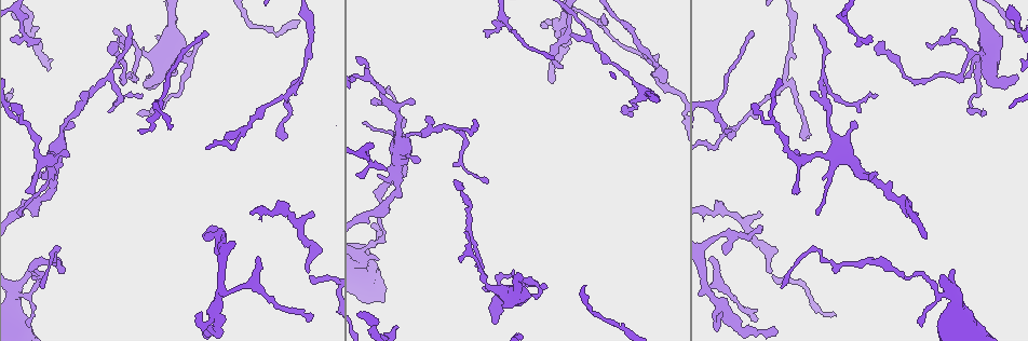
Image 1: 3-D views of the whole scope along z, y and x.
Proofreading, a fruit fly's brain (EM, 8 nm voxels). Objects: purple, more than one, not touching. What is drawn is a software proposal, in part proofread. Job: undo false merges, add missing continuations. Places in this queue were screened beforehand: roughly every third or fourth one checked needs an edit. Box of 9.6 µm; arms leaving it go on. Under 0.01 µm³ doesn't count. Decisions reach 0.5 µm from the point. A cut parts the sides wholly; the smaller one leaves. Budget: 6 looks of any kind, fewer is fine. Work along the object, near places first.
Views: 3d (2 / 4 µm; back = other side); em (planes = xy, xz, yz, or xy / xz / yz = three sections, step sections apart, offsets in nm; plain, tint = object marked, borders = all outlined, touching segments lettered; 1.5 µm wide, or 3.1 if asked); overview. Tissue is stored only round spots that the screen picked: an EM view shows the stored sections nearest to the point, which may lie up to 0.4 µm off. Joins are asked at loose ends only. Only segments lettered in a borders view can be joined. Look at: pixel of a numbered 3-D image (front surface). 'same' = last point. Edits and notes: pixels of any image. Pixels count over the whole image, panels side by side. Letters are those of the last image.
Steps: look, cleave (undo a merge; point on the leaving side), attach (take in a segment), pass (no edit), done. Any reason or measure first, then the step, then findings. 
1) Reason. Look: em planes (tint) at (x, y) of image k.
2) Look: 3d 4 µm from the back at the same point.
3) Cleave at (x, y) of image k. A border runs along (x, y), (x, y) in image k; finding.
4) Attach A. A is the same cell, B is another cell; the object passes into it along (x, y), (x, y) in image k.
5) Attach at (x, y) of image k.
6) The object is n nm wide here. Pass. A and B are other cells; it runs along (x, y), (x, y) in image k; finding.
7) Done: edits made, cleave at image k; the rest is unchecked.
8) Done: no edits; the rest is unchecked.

An open end. Look: 3d 4 µm at (16, 35) of image 1.

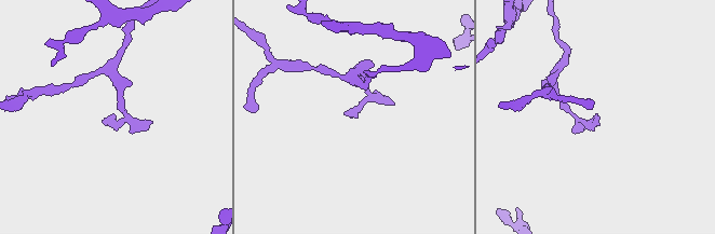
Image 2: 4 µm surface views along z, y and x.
Shape alone is not enough. Look: em planes (tint) at (352, 110) of image 2.

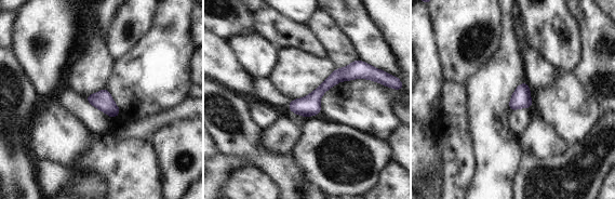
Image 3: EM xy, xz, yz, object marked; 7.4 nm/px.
Look: em planes (borders) at the same point.

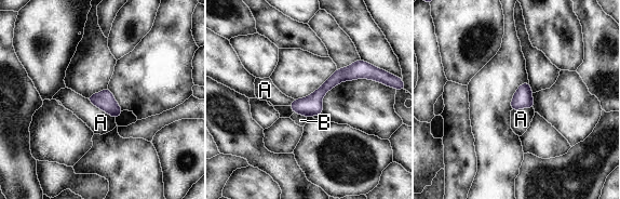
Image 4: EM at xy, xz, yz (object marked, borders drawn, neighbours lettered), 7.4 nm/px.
Attach B. B is the same cell, A is another cell; the object passes into it along (309, 106), (300, 114), (300, 120) in image 4; the cell continues.

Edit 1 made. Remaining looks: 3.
Branch stops here. Look: 3d 4 µm at (142, 130) of image 1.

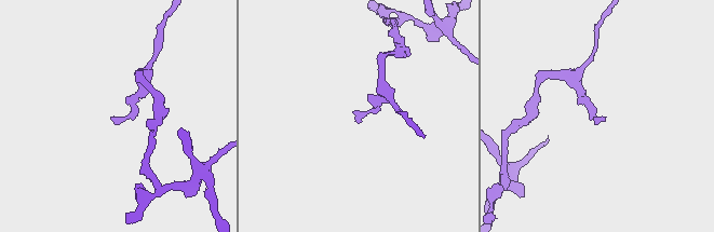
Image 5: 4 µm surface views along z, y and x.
Look: em planes (borders) at (356, 120) of image 5.

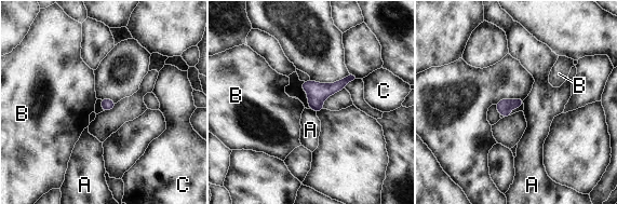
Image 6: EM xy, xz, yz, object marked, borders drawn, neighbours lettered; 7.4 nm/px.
Pass. A, B and C are other cells; a border runs along (310, 108), (316, 112) in image 6; none of them fits.

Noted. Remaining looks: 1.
Done: edits made, attach at image 4; the rest is unchecked.

